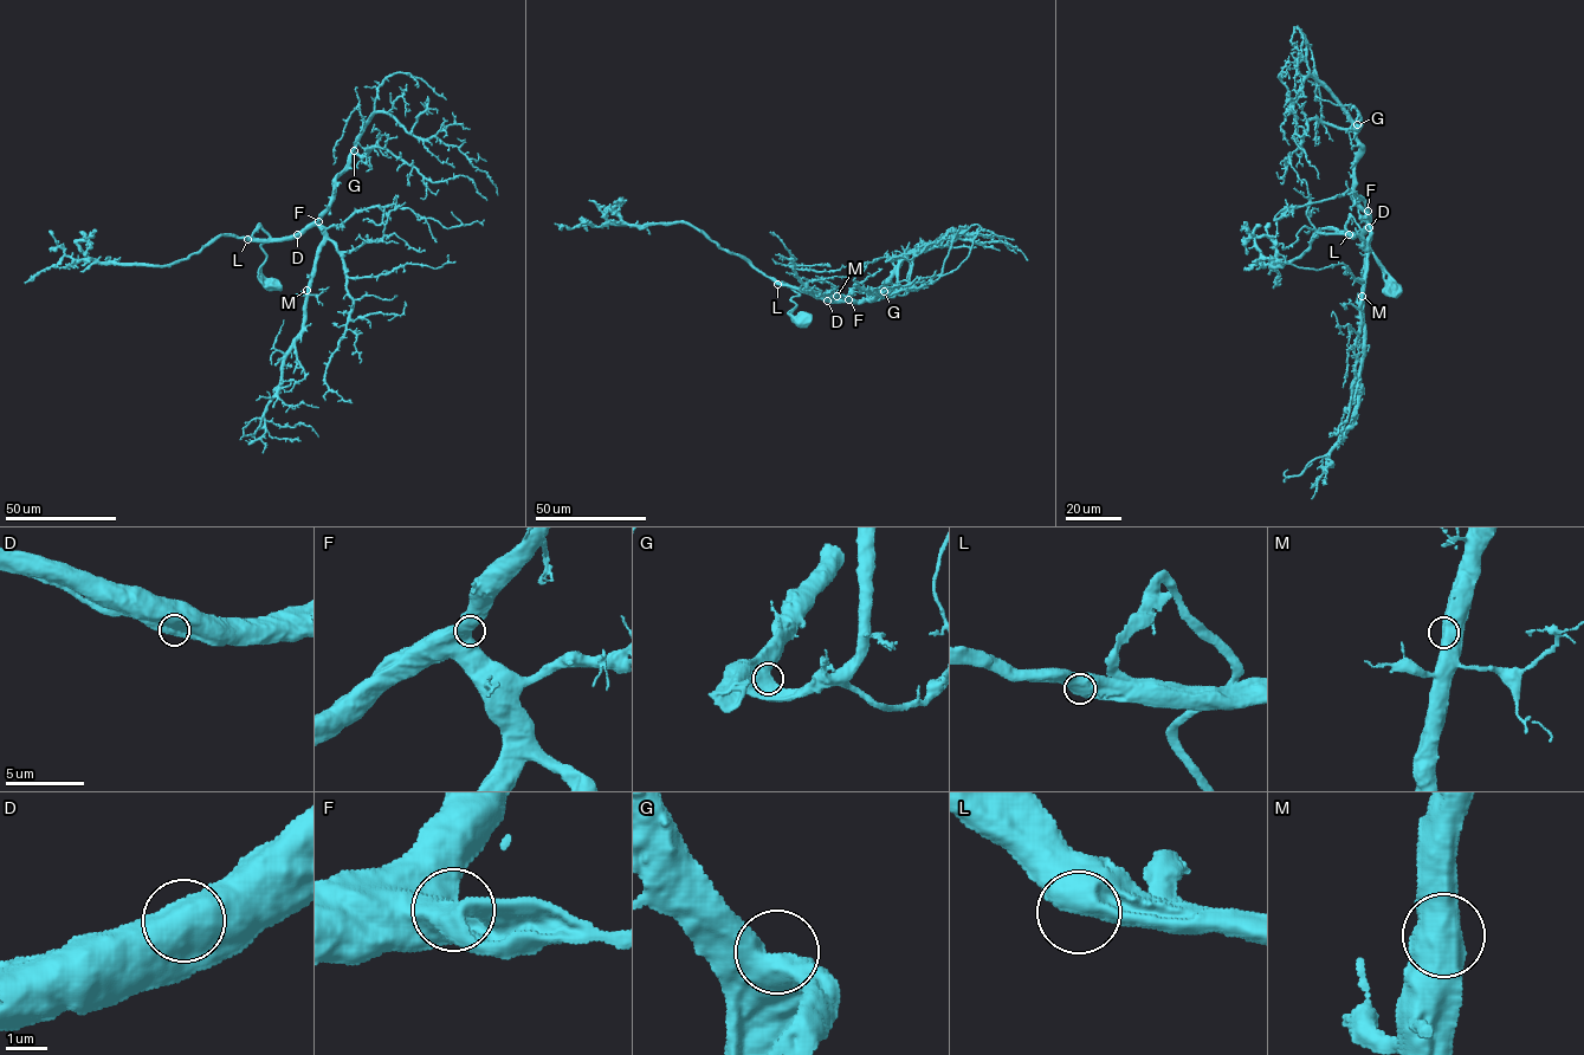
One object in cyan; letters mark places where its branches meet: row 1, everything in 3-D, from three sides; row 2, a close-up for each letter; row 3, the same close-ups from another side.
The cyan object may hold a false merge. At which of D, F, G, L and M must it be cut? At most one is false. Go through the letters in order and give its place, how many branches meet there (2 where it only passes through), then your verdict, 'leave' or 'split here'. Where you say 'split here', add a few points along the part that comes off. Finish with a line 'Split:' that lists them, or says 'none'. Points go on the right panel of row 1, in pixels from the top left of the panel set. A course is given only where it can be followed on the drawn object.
D: (1369, 227) | 1 | leave
F: (1368, 211) | 1 | leave
G: (1357, 124) | 1 | leave
L: (1349, 234) | 1 | leave
M: (1362, 296) | 1 | leave
Split: none

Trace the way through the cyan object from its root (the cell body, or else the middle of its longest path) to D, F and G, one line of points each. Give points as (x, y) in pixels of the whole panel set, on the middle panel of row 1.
D: (802, 322), (792, 318), (796, 306), (792, 298), (799, 295), (783, 282), (816, 293), (826, 301)
F: (802, 322), (792, 318), (796, 306), (792, 298), (799, 295), (783, 282), (831, 298), (848, 299)
G: (802, 322), (792, 318), (796, 306), (792, 298), (799, 295), (783, 282), (833, 298), (854, 289), (884, 291)

